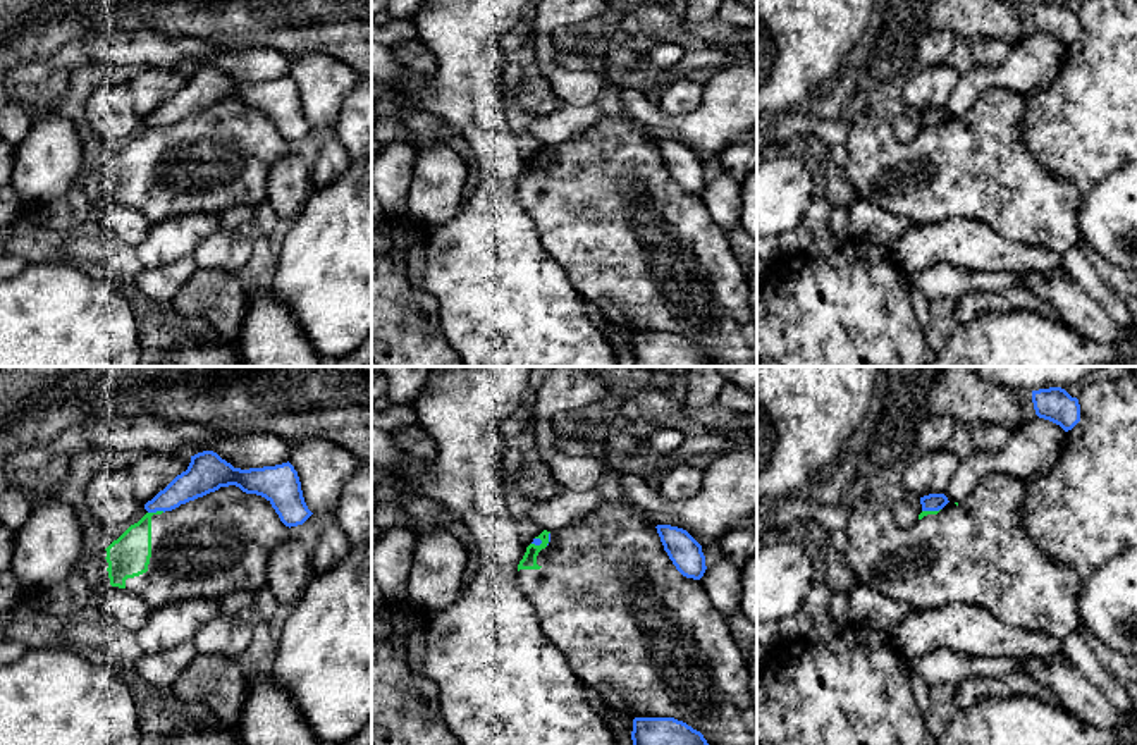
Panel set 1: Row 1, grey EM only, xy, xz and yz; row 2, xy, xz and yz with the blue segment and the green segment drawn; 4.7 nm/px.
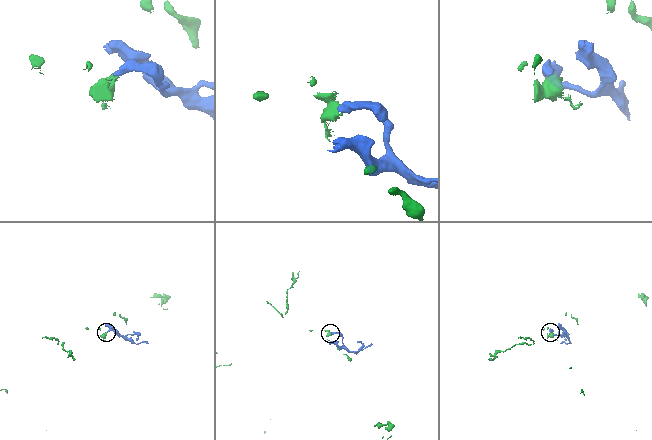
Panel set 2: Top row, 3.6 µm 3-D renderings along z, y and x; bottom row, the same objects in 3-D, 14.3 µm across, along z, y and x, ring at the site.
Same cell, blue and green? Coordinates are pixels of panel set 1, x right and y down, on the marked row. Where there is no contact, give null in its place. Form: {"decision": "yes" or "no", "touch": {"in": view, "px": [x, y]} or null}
{"decision": "no", "touch": {"in": "xy", "px": [155, 511]}}

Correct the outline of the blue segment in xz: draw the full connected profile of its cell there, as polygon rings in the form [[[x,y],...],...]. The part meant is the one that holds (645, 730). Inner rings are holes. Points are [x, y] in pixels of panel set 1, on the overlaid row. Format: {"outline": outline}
{"outline": [[[635,717],[633,745],[709,745],[704,735],[674,717]]]}

